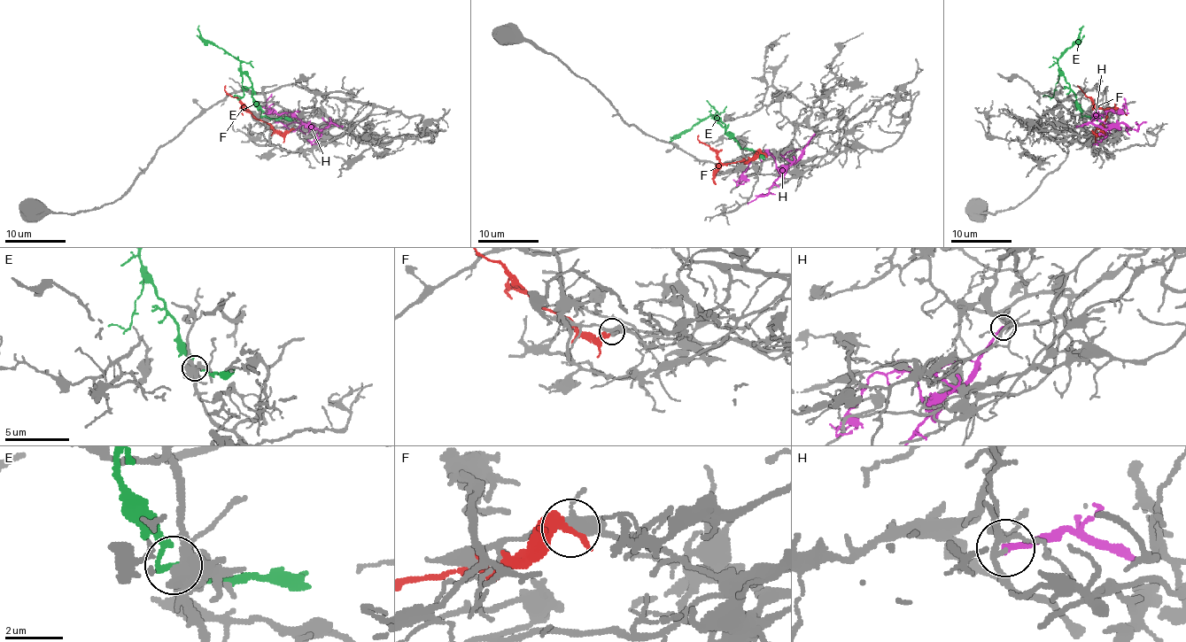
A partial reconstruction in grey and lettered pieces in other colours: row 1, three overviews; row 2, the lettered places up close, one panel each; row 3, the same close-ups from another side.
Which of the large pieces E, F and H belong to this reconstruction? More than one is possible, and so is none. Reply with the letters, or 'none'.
none

